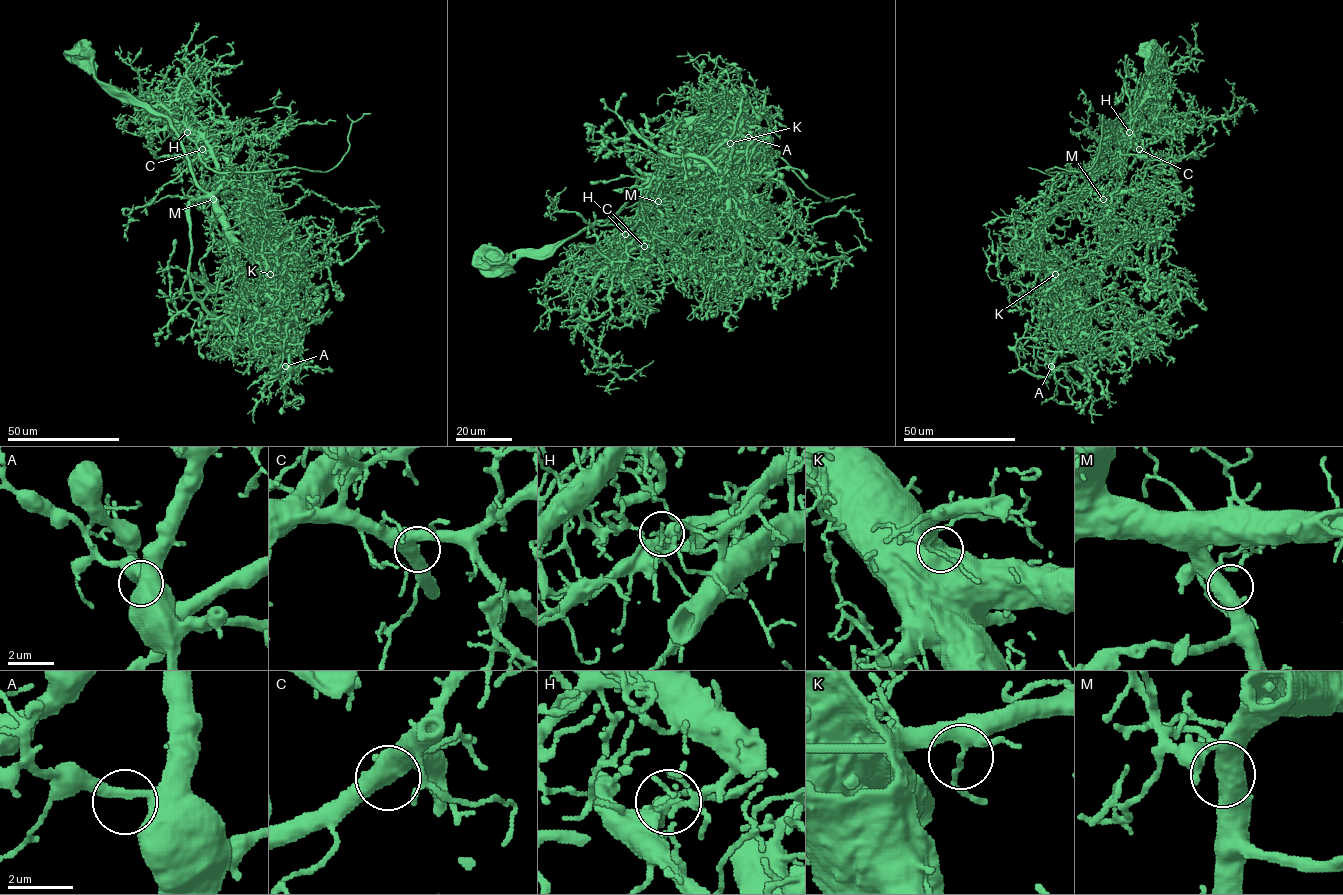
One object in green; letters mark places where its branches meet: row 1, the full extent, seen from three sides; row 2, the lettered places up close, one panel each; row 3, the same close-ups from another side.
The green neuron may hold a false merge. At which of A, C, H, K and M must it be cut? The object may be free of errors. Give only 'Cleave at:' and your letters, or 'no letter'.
Cleave at: H

